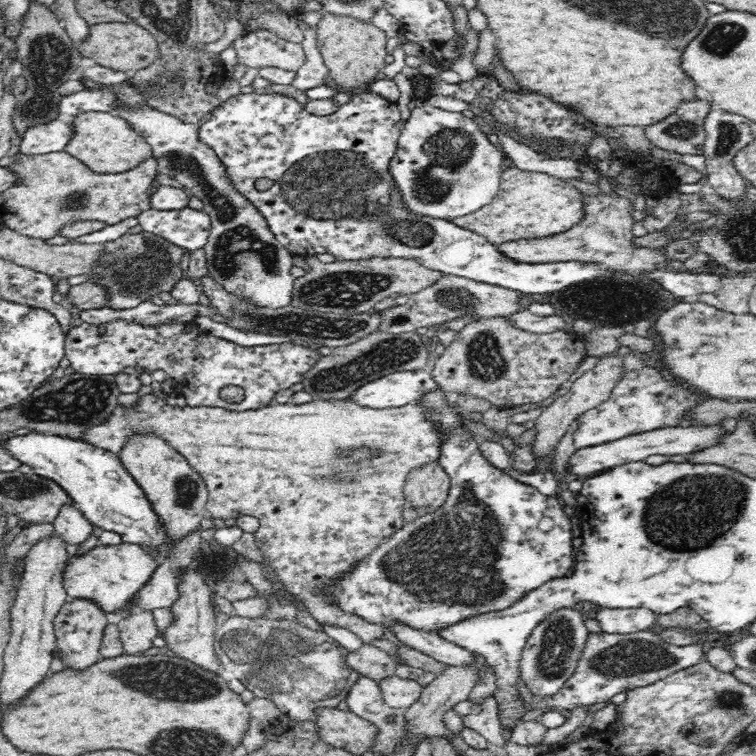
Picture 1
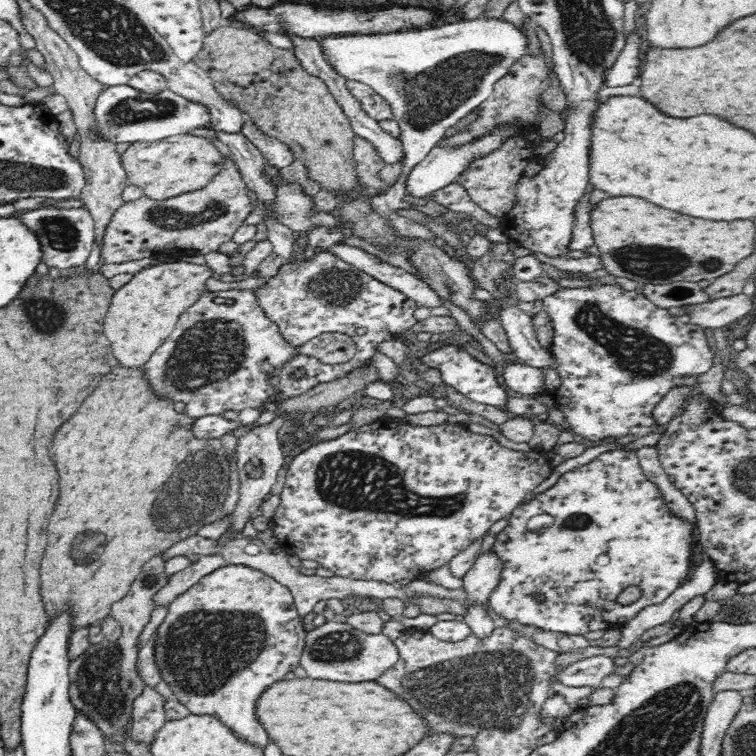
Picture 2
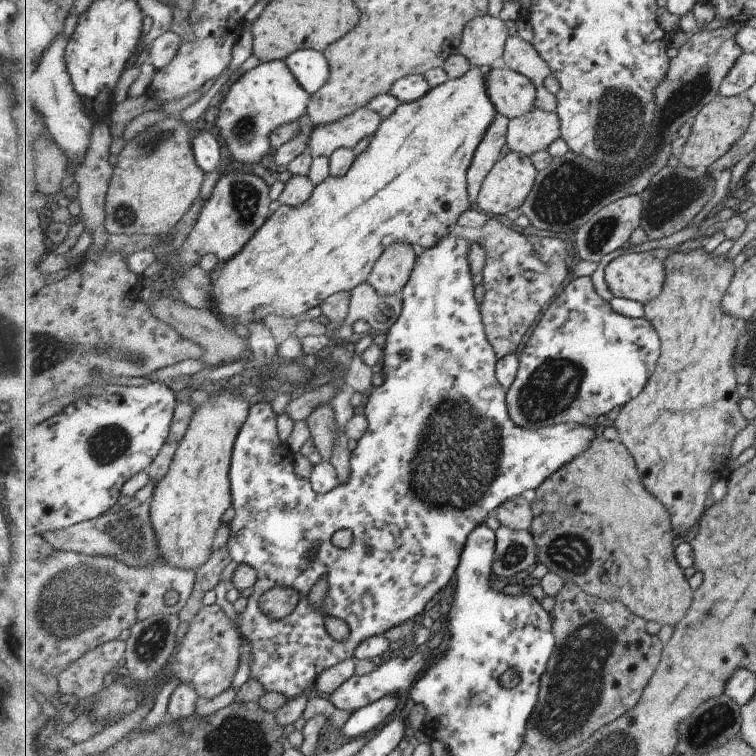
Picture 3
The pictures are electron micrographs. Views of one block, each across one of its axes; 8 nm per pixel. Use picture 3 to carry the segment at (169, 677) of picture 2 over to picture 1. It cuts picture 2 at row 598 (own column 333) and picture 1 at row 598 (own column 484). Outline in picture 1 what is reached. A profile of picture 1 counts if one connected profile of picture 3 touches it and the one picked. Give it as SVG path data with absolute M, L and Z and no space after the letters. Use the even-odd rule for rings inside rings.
M120 543L114 546L96 546L84 554L84 556L70 557L68 567L64 576L64 588L68 593L70 600L89 600L93 602L105 614L112 612L132 612L134 600L138 598L138 592L152 580L156 570L160 566L160 561L150 555L149 550L145 550L137 544Z

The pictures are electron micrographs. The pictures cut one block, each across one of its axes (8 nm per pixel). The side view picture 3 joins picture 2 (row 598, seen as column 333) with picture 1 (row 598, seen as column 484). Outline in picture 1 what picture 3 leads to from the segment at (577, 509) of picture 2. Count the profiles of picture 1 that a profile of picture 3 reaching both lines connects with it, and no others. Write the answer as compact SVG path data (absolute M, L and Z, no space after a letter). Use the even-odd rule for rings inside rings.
M434 390L419 402L434 413L436 421L444 428L444 436L447 436L438 460L451 480L447 500L434 512L424 512L416 520L405 522L364 560L358 561L336 580L324 583L321 594L330 606L359 616L366 622L388 628L401 624L412 631L435 634L480 614L510 608L542 584L570 576L568 572L574 566L574 534L570 512L564 512L558 499L544 496L534 486L520 482L482 456L479 443L461 428L459 418L462 416L457 414L453 400ZM544 517L555 522L550 532L542 532L539 528L539 521ZM502 538L508 538L510 542L502 546Z

